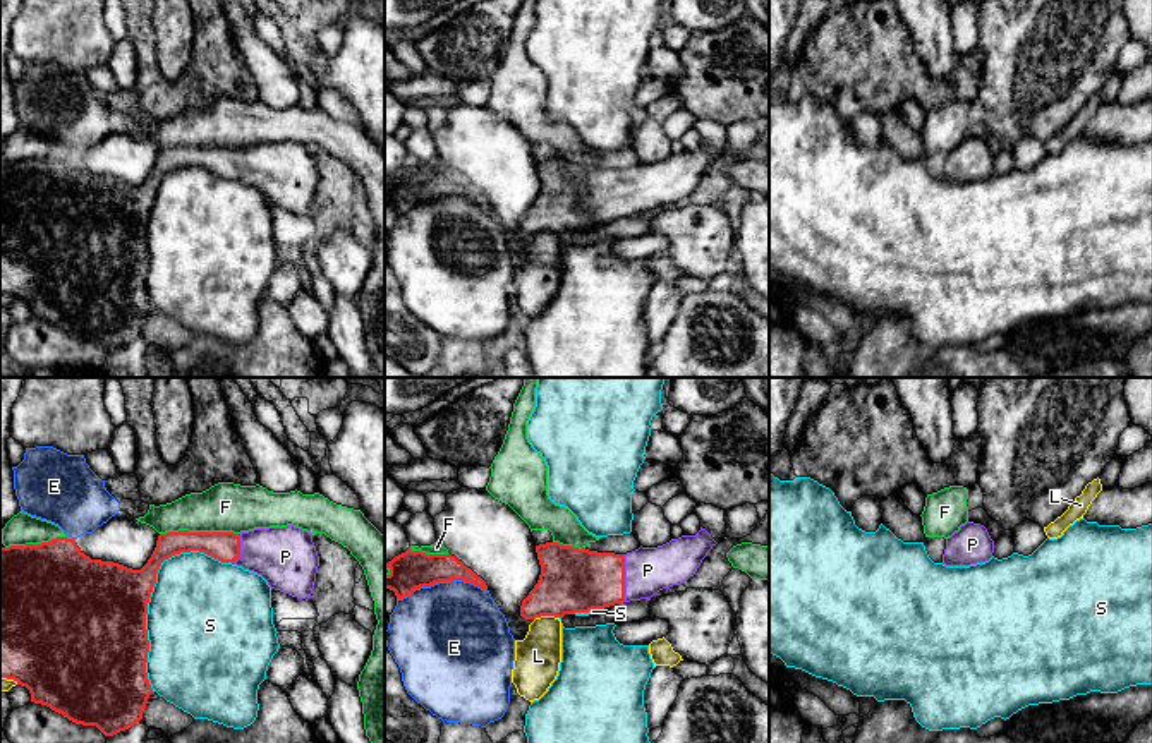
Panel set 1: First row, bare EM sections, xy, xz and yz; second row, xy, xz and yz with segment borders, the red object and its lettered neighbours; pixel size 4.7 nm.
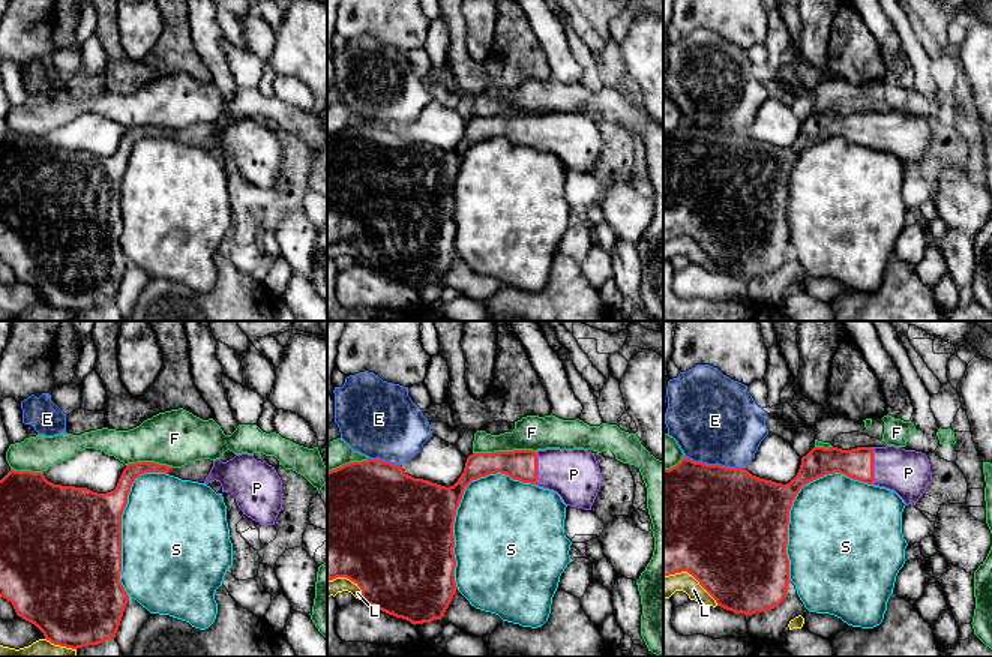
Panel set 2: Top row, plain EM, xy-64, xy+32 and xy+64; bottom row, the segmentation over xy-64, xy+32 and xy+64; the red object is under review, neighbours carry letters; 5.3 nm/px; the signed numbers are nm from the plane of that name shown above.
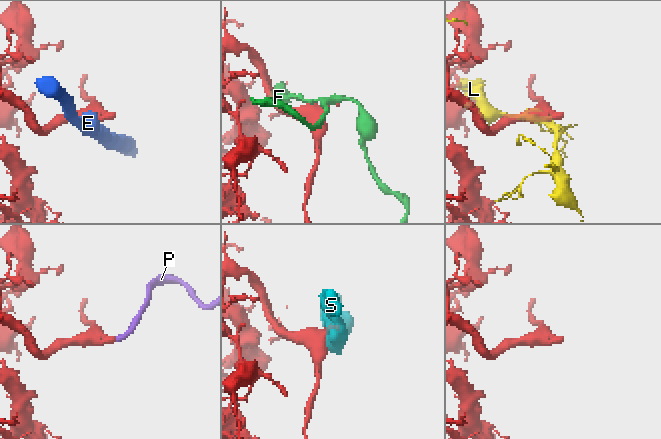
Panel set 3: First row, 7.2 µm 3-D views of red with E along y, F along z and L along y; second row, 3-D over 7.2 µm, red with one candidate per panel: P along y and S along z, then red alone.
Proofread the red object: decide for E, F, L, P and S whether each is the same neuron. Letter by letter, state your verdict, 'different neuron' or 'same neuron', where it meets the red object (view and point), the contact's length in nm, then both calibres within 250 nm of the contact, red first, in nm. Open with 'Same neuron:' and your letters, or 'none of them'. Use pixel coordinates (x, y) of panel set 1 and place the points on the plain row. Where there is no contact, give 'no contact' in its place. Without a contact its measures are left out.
Same neuron: P
E: different neuron; contact xz (442, 196); length 420 nm; calibres 180 and 480 nm
F: different neuron; contact xy (200, 148); length 380 nm; calibres 140 and 240 nm
L: different neuron; contact xz (546, 230); length 120 nm; calibres 300 and 220 nm
P: same neuron; contact xz (624, 194); length 220 nm; calibres 300 and 220 nm
S: different neuron; contact xy (151, 206); length 700 nm; calibres 420 and 500 nm

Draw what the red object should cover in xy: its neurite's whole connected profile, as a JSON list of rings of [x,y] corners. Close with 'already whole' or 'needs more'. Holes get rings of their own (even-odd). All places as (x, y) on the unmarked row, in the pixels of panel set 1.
[[[294,141],[249,148],[167,148],[141,185],[91,175],[76,154],[0,163],[0,293],[26,302],[31,317],[50,323],[69,336],[96,341],[105,352],[142,335],[153,304],[146,278],[148,218],[161,178],[175,170],[199,166],[261,190],[275,206],[311,214],[319,172],[312,149]]] | needs more

